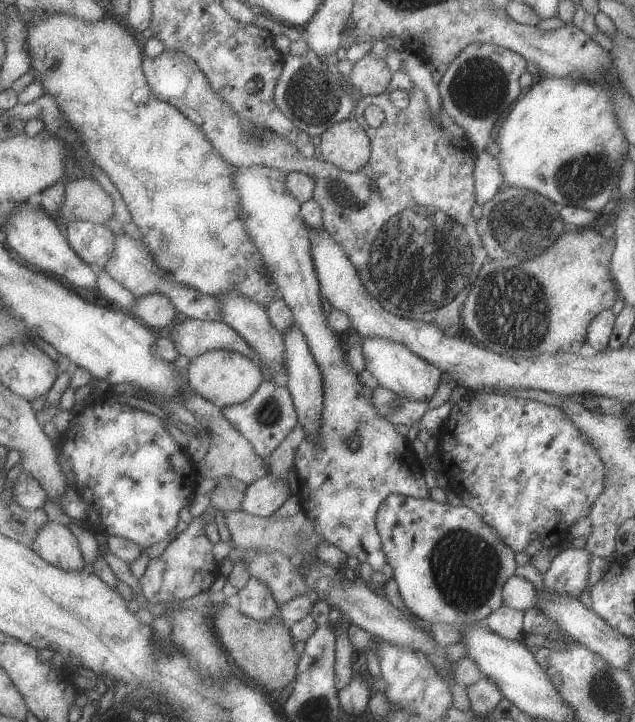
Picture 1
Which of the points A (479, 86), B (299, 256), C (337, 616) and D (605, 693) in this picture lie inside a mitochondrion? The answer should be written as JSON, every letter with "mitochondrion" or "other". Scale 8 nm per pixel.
{"A":"mitochondrion","B":"other","C":"other","D":"mitochondrion"}

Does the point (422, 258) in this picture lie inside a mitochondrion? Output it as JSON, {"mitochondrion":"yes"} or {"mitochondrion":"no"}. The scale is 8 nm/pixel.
{"mitochondrion":"yes"}

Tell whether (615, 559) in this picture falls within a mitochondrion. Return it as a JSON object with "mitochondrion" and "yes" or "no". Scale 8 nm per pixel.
{"mitochondrion":"no"}

